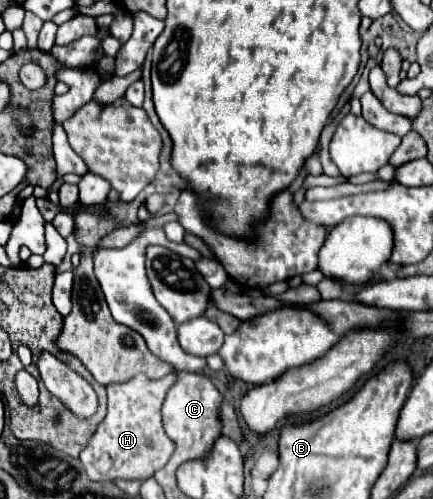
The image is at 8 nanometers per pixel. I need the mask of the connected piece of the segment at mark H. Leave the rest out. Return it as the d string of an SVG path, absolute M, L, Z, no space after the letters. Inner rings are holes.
M140 373L138 377L132 377L126 383L114 383L110 387L106 387L108 389L108 413L106 413L102 425L98 425L98 429L92 435L86 449L80 453L84 471L92 481L104 481L104 479L108 479L108 481L112 481L112 479L144 481L144 479L152 477L158 469L162 469L162 465L166 465L166 461L174 453L174 445L170 443L170 439L166 437L166 433L162 429L160 407L164 403L164 397L166 397L170 385L174 385L174 381L176 381L176 373L170 373L162 379L148 379L148 377L142 377L142 373Z

